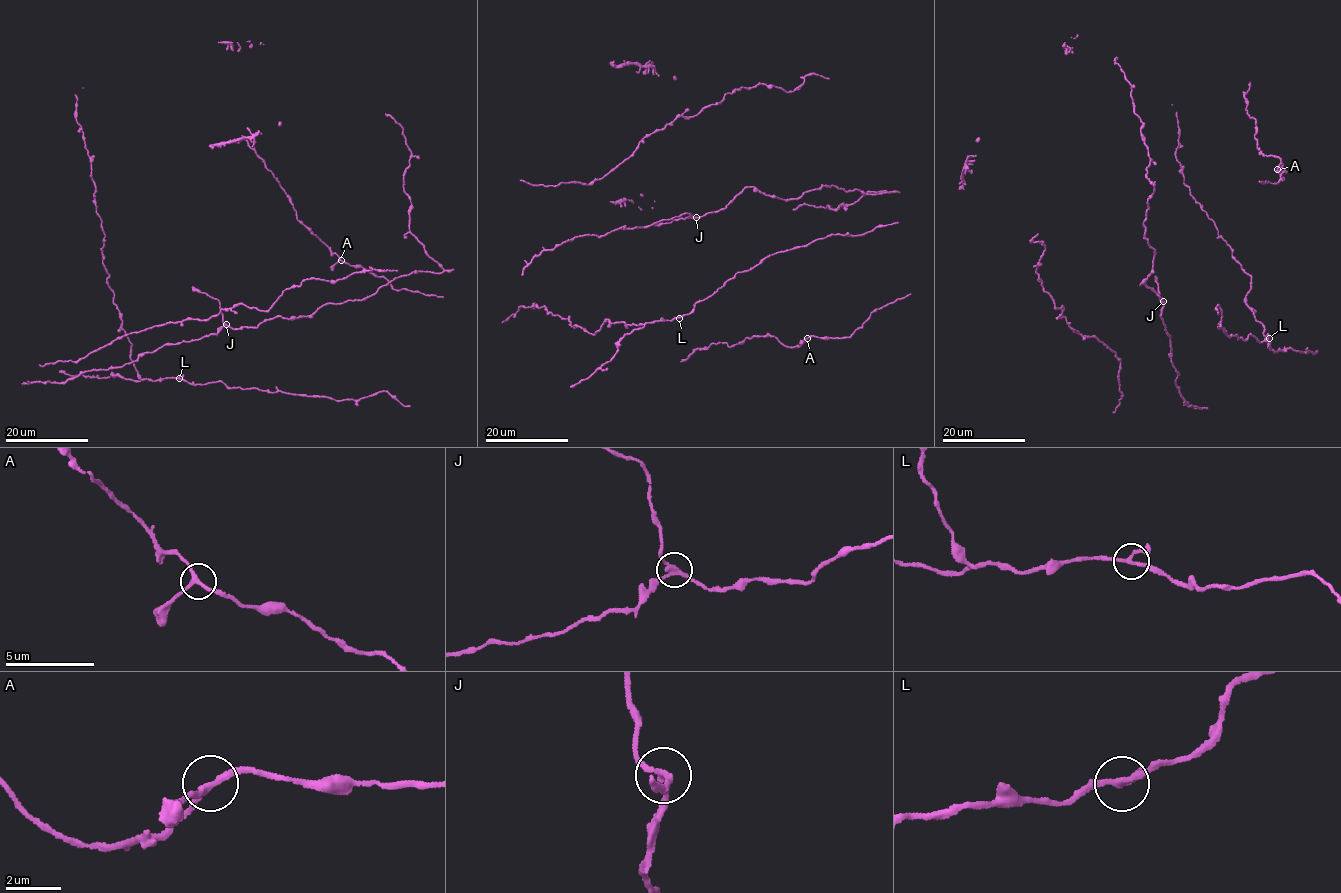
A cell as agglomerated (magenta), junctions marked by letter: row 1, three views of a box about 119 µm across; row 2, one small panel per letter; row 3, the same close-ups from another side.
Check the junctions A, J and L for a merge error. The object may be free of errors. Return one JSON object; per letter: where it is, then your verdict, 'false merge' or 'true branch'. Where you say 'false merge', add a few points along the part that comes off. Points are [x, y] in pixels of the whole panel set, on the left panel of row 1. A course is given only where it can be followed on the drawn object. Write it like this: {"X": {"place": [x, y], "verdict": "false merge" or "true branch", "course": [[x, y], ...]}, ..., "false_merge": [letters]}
{"A": {"place": [341, 260], "verdict": "true branch"}, "J": {"place": [226, 324], "verdict": "false merge", "course": [[226, 324], [218, 300], [192, 287]]}, "L": {"place": [179, 378], "verdict": "true branch"}, "false_merge": ["J"]}

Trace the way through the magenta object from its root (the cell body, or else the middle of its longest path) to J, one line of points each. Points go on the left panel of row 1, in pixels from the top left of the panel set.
J: (268, 320), (256, 327), (233, 329), (226, 324)

